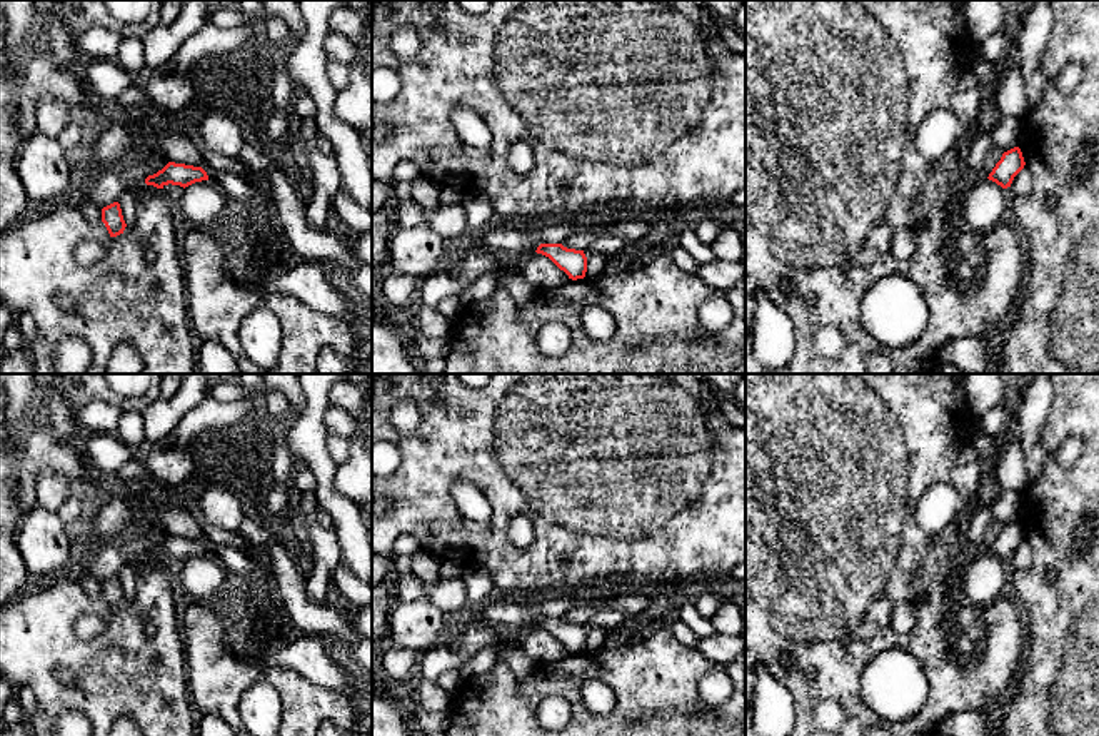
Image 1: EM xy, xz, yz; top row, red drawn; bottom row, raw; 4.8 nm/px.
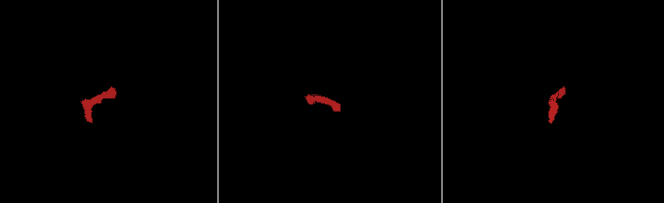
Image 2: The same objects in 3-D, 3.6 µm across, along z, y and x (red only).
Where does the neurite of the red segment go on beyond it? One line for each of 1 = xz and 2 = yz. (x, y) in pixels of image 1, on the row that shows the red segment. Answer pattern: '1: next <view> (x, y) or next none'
1: next xz (596, 264)
2: next none

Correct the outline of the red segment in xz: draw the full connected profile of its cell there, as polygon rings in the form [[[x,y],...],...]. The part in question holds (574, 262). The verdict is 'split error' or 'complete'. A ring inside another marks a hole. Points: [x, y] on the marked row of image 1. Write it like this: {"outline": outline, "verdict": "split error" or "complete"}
{"outline": [[[540,244],[535,252],[549,257],[572,280],[600,277],[610,259],[604,254],[587,257],[584,250],[567,249],[562,244]]], "verdict": "split error"}

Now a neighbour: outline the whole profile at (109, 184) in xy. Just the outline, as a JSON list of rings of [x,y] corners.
[[[155,150],[138,154],[127,162],[98,170],[87,197],[92,204],[103,209],[117,202],[123,190],[133,190],[137,185],[143,184],[148,175],[162,170],[168,162],[167,155]]]

